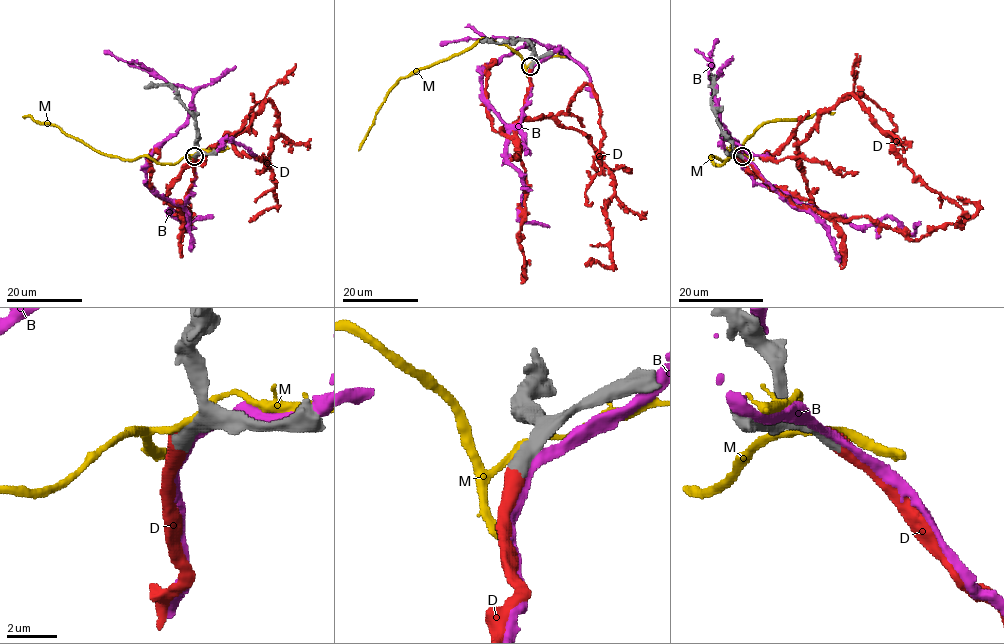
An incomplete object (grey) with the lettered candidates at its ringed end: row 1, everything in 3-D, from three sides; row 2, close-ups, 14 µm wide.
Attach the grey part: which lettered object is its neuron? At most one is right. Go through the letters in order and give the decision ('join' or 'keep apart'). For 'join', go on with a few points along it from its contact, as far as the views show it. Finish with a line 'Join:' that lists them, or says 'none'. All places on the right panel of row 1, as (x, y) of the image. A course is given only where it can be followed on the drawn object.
B: keep apart
D: join | via (741, 156), (794, 203), (819, 211), (798, 146), (822, 113), (851, 93), (913, 175), (964, 212), (962, 229)
M: keep apart
Join: D

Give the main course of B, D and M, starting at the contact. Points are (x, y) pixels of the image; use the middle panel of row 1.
B: (532, 66), (527, 104), (521, 121), (510, 125), (484, 96), (482, 70), (528, 40), (466, 38), (440, 45)
D: (531, 66), (517, 131), (501, 131), (555, 119), (580, 130), (612, 175), (604, 212), (613, 264), (584, 264)
M: (533, 62), (526, 67), (509, 48), (485, 38), (402, 77), (375, 115), (358, 150)

